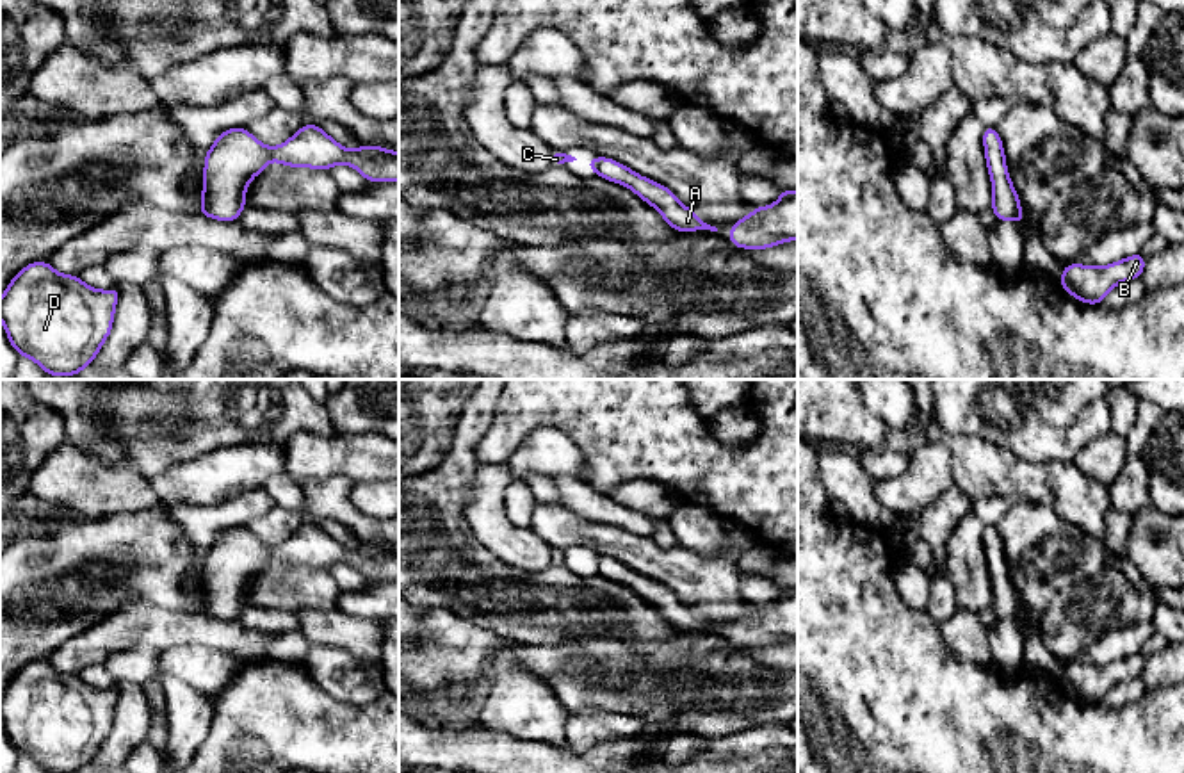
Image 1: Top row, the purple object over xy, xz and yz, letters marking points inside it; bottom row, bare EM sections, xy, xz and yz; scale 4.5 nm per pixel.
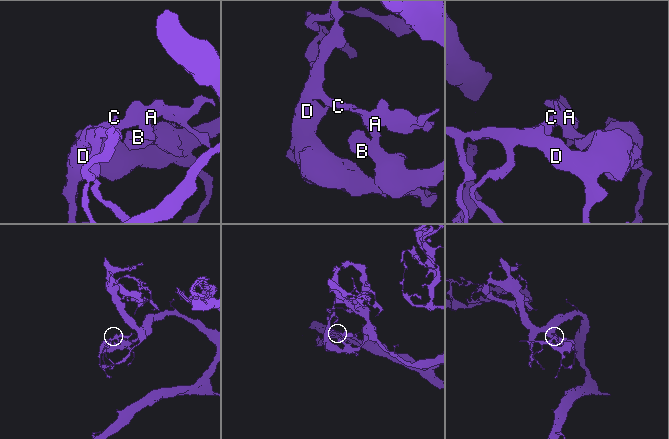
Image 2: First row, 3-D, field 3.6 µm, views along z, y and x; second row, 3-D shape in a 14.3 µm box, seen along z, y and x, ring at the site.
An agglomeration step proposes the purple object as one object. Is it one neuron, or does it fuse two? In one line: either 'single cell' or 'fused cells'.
single cell

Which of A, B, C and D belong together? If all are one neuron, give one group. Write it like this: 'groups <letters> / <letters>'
groups A B C D

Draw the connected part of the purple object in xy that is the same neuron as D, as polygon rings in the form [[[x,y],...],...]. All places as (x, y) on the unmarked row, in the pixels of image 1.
[[[46,659],[23,666],[0,696],[0,720],[21,757],[34,759],[46,773],[78,773],[91,764],[112,730],[119,686],[100,689],[80,675],[61,673]]]

